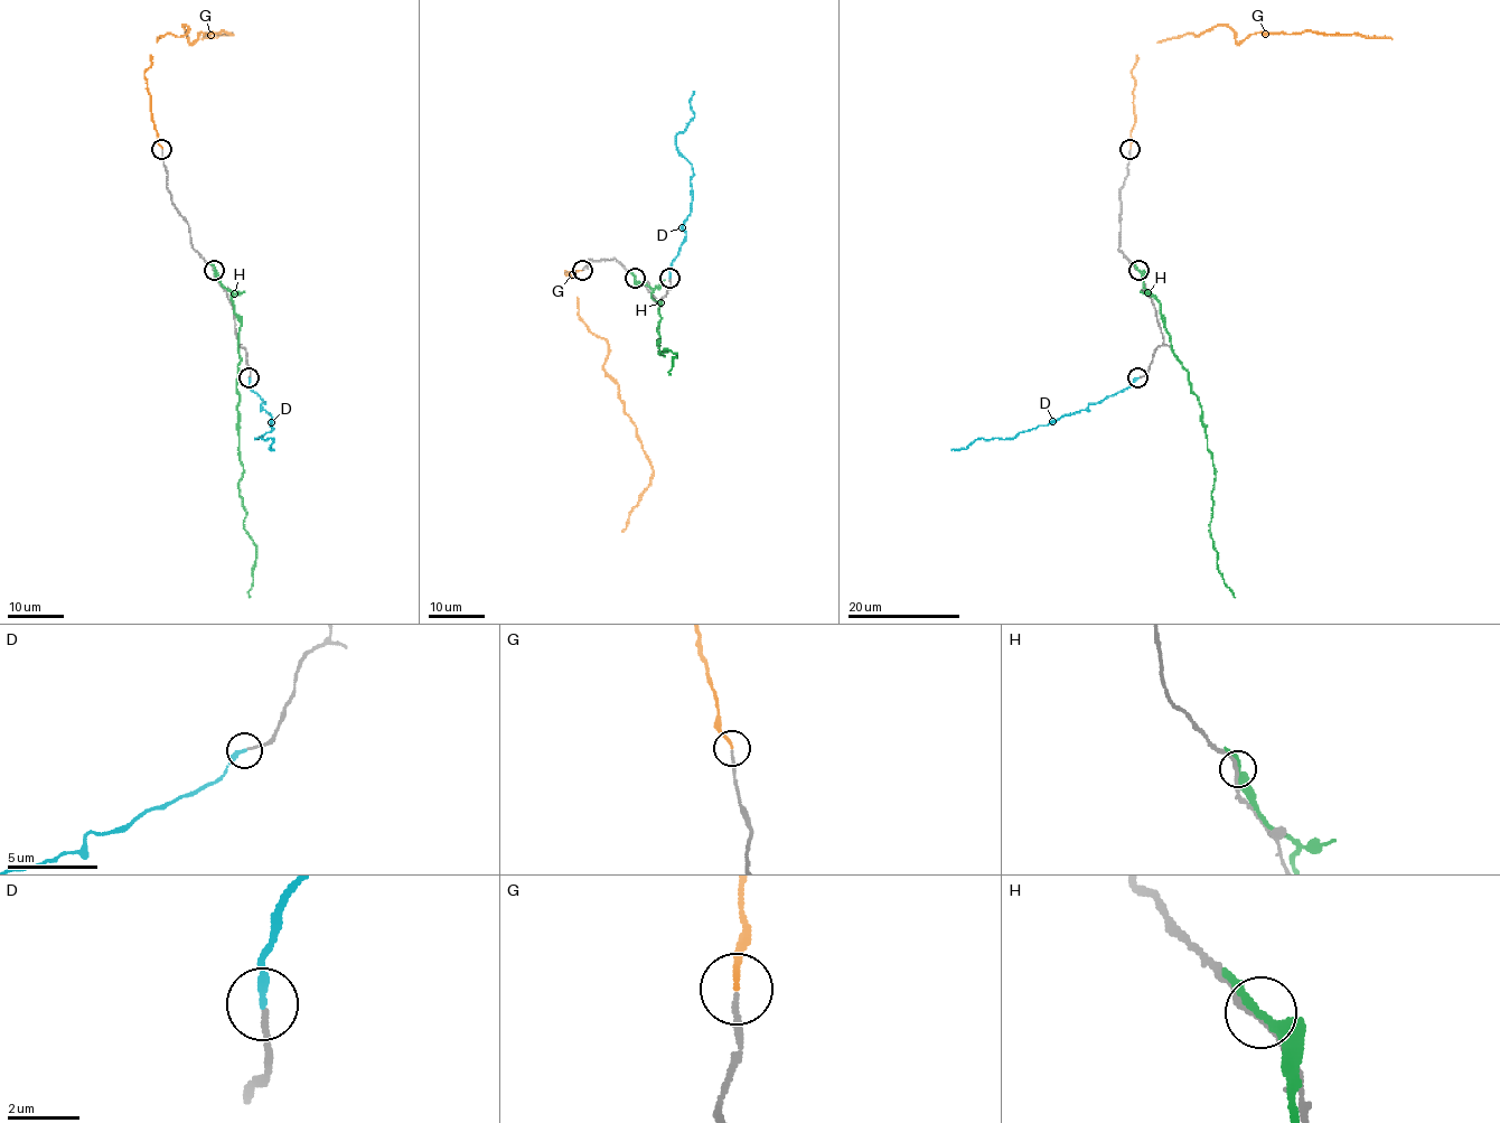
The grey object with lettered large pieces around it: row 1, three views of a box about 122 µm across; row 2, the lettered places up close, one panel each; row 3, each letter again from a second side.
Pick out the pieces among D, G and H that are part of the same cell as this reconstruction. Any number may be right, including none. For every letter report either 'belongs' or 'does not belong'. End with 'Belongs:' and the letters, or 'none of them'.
D: belongs
G: belongs
H: does not belong
Belongs: D, G

